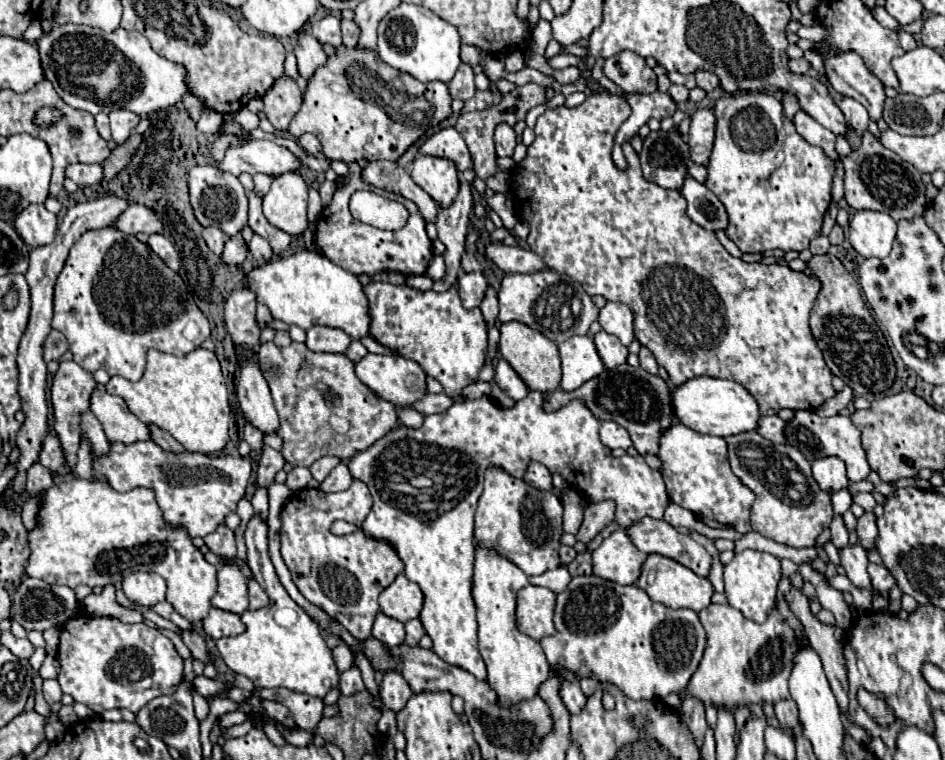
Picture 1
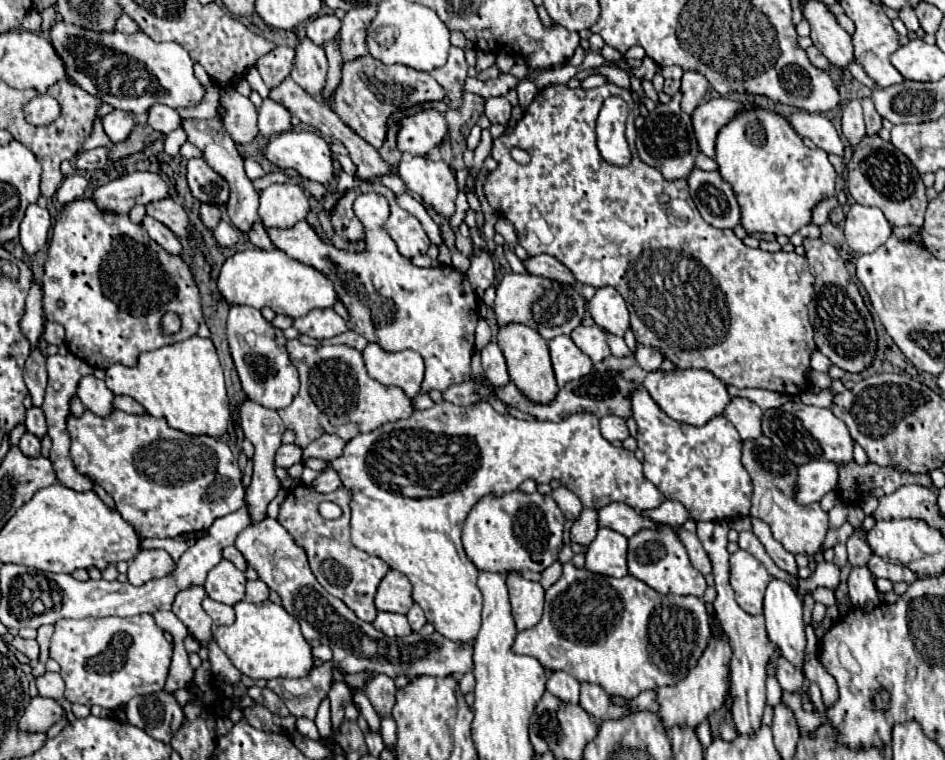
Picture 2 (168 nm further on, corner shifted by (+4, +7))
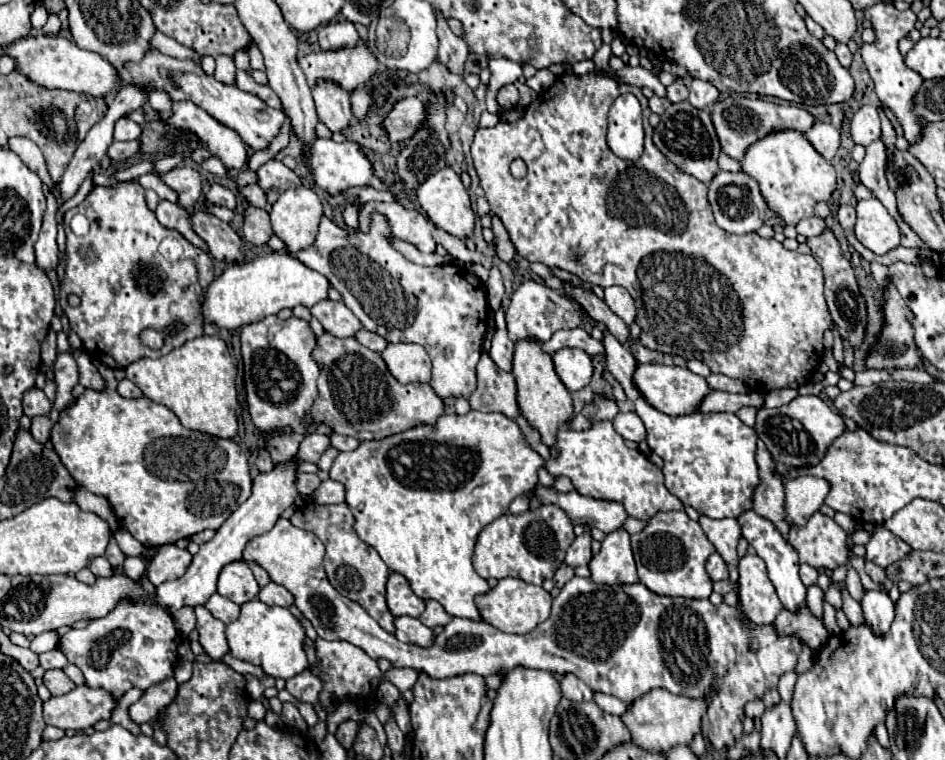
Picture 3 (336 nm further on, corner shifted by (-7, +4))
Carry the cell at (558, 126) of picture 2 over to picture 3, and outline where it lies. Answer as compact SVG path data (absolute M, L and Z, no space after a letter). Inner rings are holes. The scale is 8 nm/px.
M563 64L563 66L565 66L563 76L559 76L549 90L537 94L537 98L525 108L525 114L517 122L499 120L499 124L493 128L479 128L475 132L475 140L471 144L471 156L475 162L475 170L479 174L479 184L485 190L485 198L489 200L491 212L497 214L501 218L503 226L507 228L511 242L515 244L517 254L529 262L543 262L551 268L579 274L581 280L585 280L589 284L597 284L601 288L607 288L613 284L625 286L637 304L637 324L643 330L639 336L639 342L651 350L659 350L663 354L673 354L673 356L679 354L687 360L693 360L693 358L701 360L711 368L711 372L741 380L753 392L761 392L761 394L763 392L767 394L767 392L779 390L779 388L799 388L799 386L807 384L811 380L821 356L823 356L823 332L827 328L831 328L831 314L827 312L827 302L823 296L823 270L819 268L817 260L811 254L791 252L791 250L783 248L781 242L777 242L773 238L761 238L755 232L745 234L745 236L737 236L737 234L729 234L723 228L719 228L715 224L715 218L713 218L713 212L711 212L711 206L707 200L707 186L703 182L695 180L693 176L679 172L679 168L675 168L675 164L671 164L671 160L667 160L659 152L659 148L655 148L655 144L651 140L653 128L647 122L651 110L649 110L647 98L643 96L641 88L621 84L613 76L601 76L601 74L577 76L571 70L571 64ZM625 92L633 92L643 106L645 154L639 156L639 160L623 160L623 158L615 156L611 152L611 148L607 146L609 102L613 102L617 96L621 96ZM515 158L521 158L527 164L527 176L521 180L515 180L509 174L509 164Z

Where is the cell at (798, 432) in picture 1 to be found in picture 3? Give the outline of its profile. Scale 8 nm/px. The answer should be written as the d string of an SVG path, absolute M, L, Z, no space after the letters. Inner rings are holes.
M809 394L809 396L797 396L781 408L771 408L771 410L761 408L757 412L755 432L759 440L765 442L767 450L771 452L777 464L811 466L817 464L825 456L827 446L845 432L845 422L841 420L839 414L831 412L829 406L819 396Z

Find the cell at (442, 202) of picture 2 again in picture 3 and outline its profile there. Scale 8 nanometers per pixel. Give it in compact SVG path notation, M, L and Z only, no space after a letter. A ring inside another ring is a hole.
M445 168L433 176L429 176L419 188L417 188L417 200L421 210L427 214L429 222L435 224L437 228L443 228L445 232L449 232L451 236L457 238L469 238L473 236L473 228L475 228L475 214L471 210L471 202L469 202L469 194L465 190L465 186L461 184L461 178L453 172L453 168Z

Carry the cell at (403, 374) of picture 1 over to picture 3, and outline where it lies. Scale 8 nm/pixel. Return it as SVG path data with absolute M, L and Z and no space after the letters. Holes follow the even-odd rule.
M389 344L381 356L401 384L431 380L431 358L419 344Z

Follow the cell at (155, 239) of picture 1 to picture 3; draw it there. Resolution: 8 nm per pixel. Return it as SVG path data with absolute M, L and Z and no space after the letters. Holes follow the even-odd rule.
M161 200L159 206L157 206L157 210L155 210L155 214L157 214L157 220L159 220L165 228L175 228L175 230L179 230L179 232L181 232L189 242L193 242L197 248L207 250L205 240L203 240L201 236L197 236L195 230L191 228L191 216L189 216L189 212L187 212L185 208L181 208L181 206L177 206L177 204L171 204L169 200Z

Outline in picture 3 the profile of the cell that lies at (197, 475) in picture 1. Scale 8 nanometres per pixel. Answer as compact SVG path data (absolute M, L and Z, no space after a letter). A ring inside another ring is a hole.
M99 364L99 372L105 380L105 388L87 388L71 408L65 408L59 414L59 420L51 430L53 450L59 454L73 480L91 494L107 498L119 526L131 532L145 548L175 544L177 540L189 538L207 528L217 530L227 516L251 496L249 464L239 444L183 428L167 406L157 404L147 396L135 400L119 396L113 370Z

